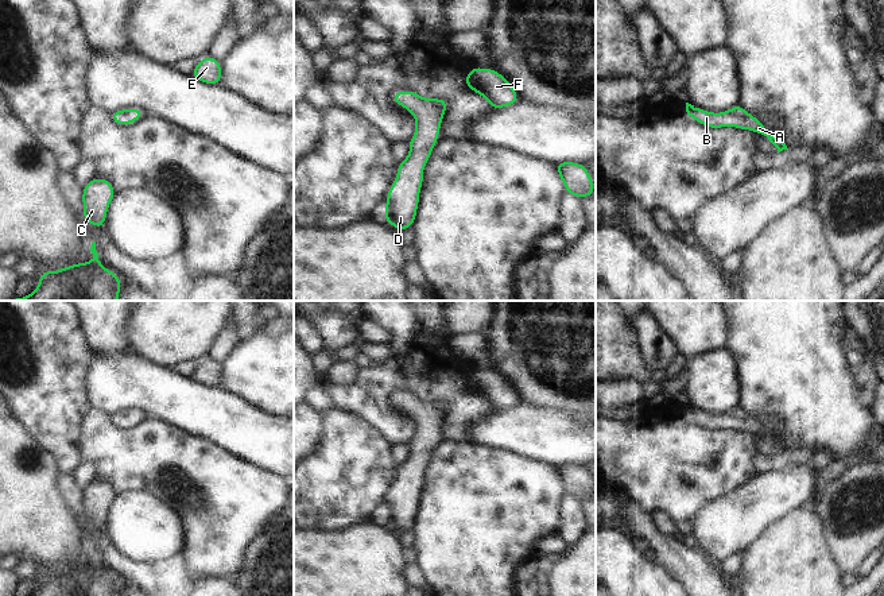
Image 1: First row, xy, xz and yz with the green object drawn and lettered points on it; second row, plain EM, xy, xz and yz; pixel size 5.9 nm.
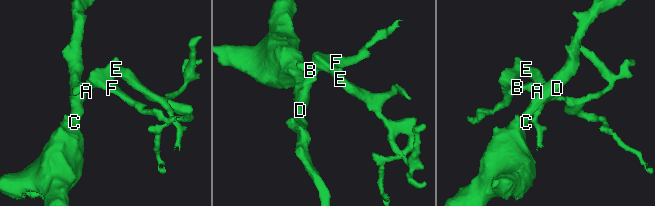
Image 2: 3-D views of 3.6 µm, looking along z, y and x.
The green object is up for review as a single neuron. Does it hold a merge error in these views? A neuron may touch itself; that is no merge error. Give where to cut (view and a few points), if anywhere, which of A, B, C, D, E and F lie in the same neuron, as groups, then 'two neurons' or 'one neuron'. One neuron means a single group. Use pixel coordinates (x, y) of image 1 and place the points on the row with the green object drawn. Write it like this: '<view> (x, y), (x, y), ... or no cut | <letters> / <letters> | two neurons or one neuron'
no cut | A B C D E F | one neuron

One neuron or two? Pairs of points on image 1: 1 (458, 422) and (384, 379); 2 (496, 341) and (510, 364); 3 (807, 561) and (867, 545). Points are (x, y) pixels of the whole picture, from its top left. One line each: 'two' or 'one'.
1: one
2: one
3: two

